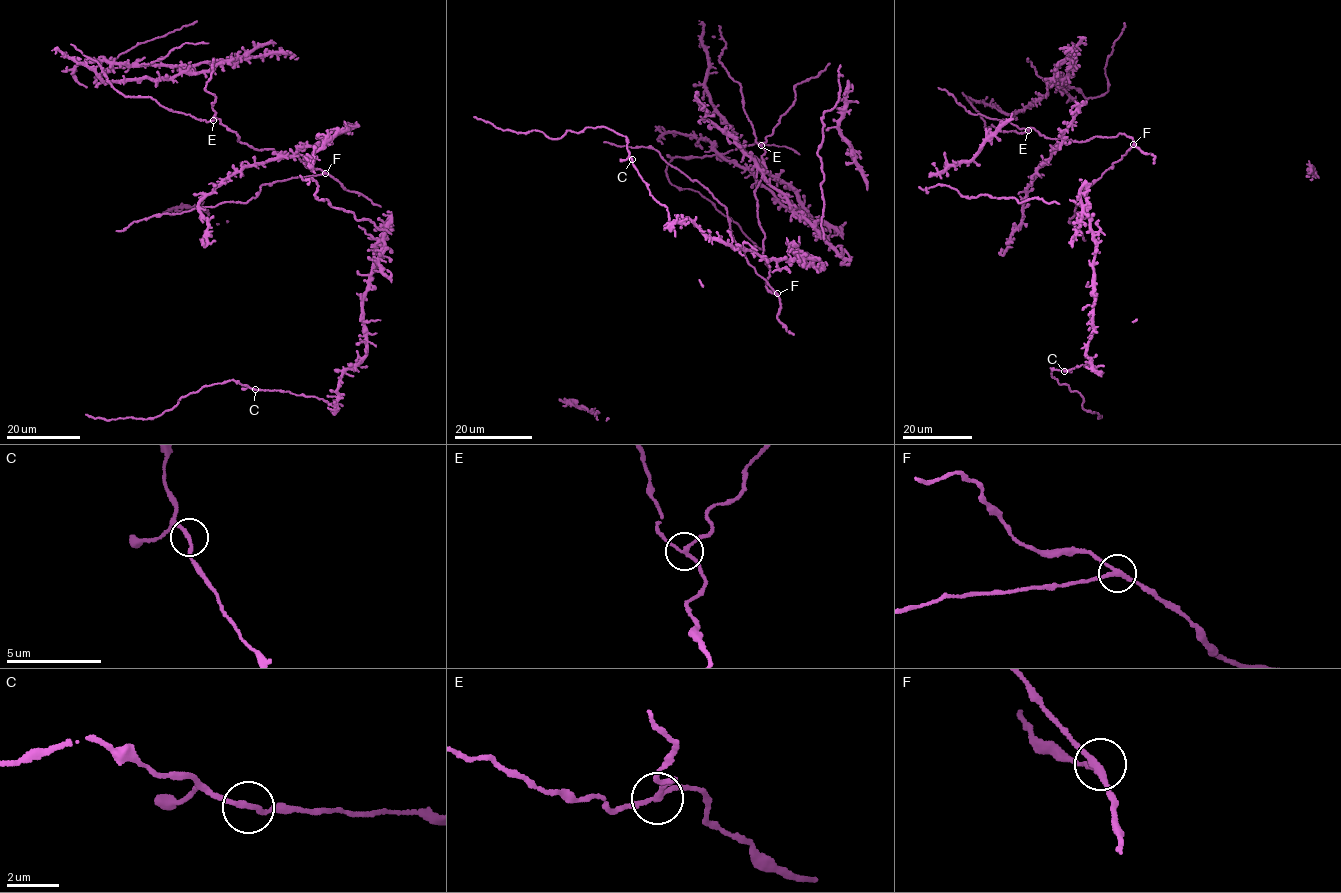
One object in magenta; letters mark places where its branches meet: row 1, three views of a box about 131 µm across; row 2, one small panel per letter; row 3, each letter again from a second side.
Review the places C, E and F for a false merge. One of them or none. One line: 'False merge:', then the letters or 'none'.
False merge: E

